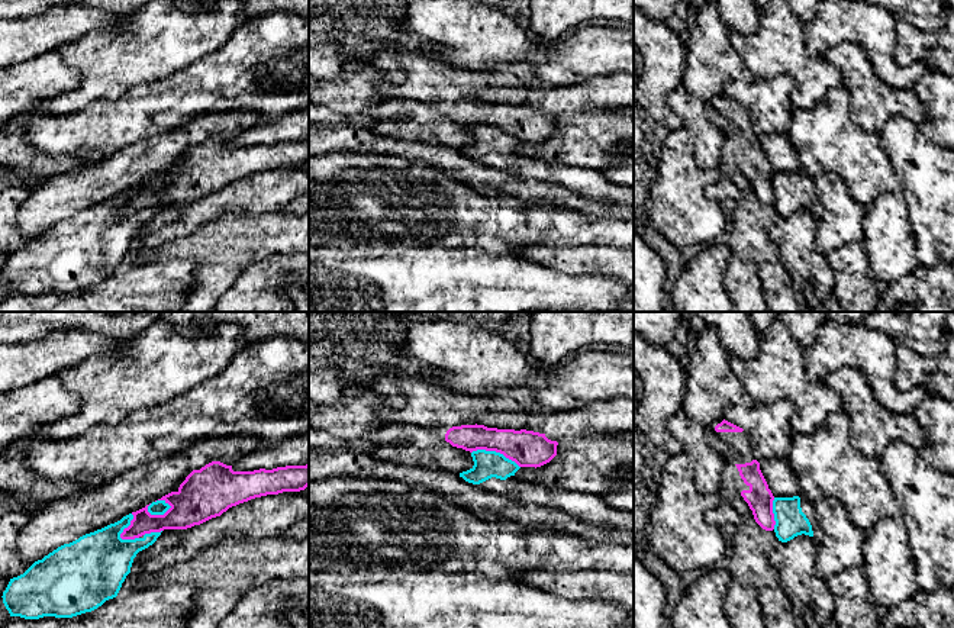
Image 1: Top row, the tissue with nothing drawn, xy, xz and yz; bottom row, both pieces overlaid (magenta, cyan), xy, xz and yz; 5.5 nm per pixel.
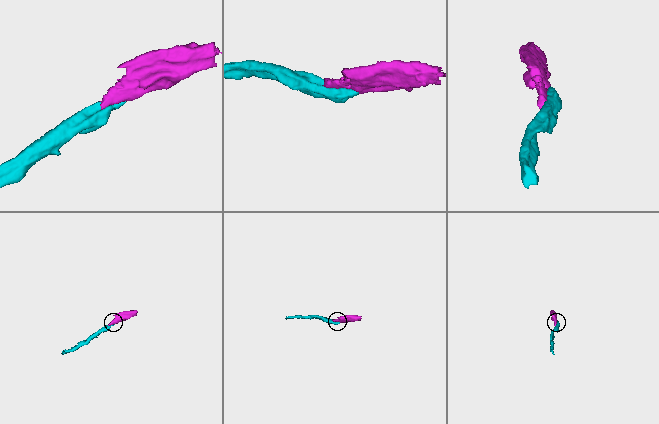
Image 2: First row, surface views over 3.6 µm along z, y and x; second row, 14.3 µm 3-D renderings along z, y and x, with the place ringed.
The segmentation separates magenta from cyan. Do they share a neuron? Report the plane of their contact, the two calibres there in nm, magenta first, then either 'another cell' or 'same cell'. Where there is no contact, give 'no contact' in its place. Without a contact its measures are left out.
contact in xz; calibres 200 and 150 nm; another cell

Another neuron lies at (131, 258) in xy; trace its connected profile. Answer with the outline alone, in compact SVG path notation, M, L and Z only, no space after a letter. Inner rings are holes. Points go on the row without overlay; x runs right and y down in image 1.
M129 248L125 254L125 257L122 258L122 263L117 268L117 271L125 271L133 265L138 265L139 264L139 251L138 249L133 249L133 248Z

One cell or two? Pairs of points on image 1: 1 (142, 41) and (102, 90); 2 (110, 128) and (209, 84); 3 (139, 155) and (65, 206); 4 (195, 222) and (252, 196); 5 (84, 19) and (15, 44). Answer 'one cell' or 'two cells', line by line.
1: one cell
2: one cell
3: one cell
4: one cell
5: one cell

